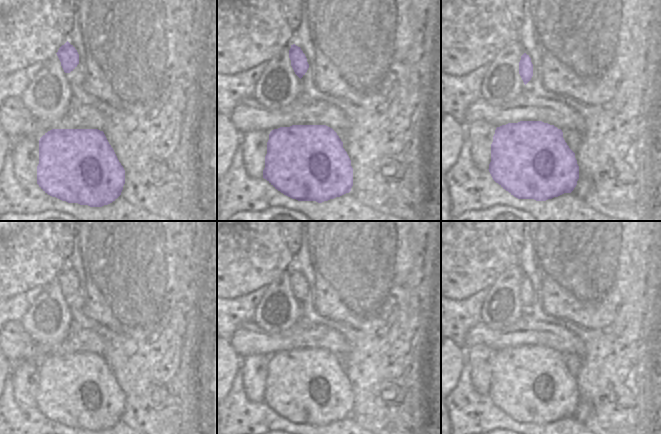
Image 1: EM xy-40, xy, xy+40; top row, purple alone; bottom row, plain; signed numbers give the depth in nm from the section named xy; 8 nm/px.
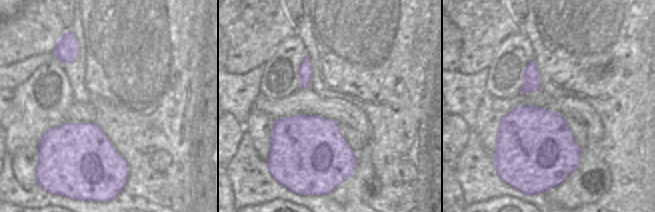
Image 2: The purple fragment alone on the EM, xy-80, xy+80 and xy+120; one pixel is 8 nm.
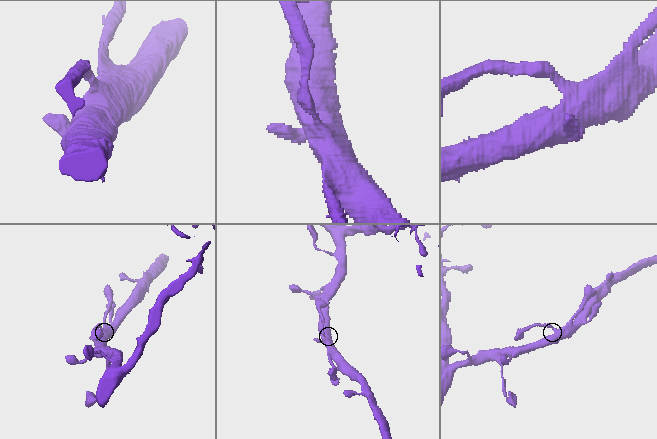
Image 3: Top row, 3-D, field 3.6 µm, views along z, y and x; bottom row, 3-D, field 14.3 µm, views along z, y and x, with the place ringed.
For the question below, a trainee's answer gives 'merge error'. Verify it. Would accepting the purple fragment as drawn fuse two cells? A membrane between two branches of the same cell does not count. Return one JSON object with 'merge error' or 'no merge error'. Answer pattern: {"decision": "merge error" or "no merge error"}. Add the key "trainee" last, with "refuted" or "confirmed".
{"decision": "no merge error", "trainee": "refuted"}

